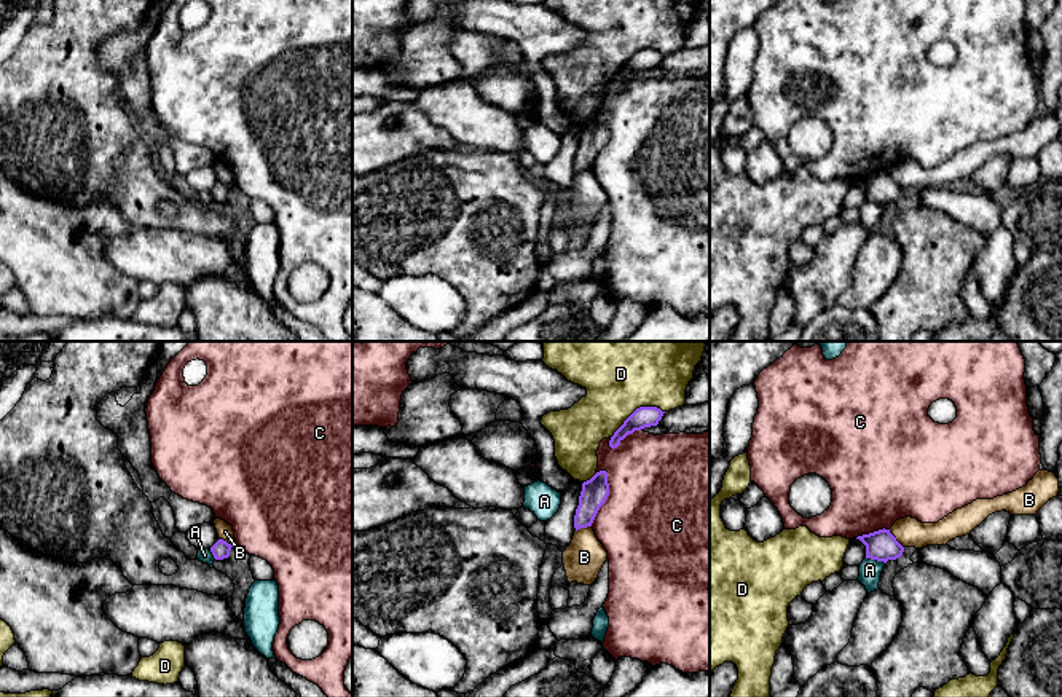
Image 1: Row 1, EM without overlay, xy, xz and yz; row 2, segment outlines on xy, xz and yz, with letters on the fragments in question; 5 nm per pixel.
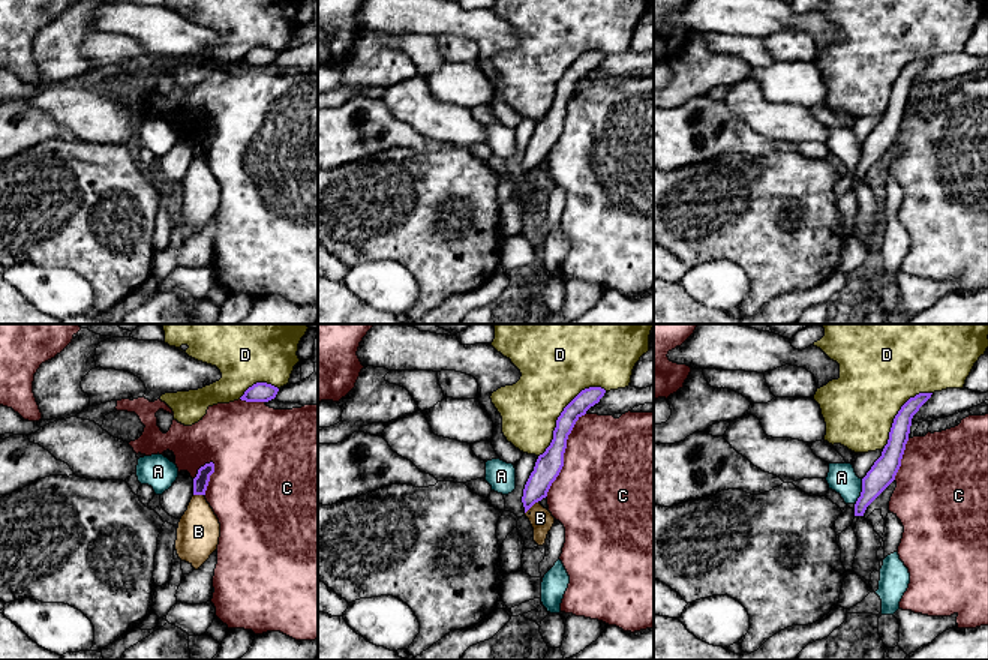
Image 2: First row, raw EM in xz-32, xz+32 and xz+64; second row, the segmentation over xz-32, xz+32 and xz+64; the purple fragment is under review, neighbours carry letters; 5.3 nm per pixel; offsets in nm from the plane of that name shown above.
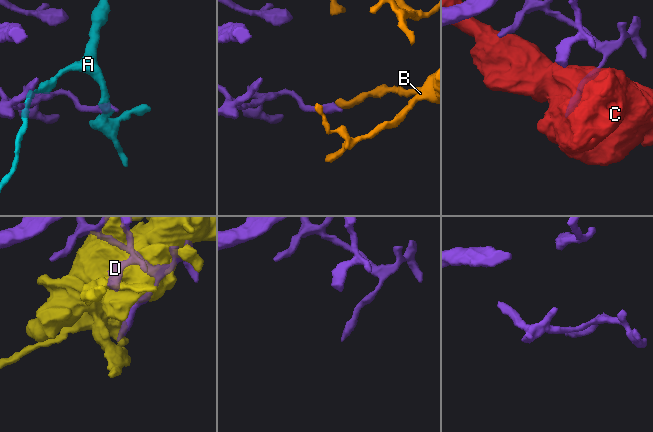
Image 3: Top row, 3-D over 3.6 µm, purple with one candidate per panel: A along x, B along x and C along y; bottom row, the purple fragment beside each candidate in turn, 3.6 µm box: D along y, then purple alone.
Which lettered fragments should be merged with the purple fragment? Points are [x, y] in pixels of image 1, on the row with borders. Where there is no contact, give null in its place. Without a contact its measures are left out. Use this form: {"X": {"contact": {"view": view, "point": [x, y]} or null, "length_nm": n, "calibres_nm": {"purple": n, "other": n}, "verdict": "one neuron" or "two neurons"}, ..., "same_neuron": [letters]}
{"A": {"contact": {"view": "yz", "point": [876, 559]}, "length_nm": 100, "calibres_nm": {"purple": 160, "other": 110}, "verdict": "two neurons"}, "B": {"contact": {"view": "yz", "point": [895, 539]}, "length_nm": 120, "calibres_nm": {"purple": 160, "other": 150}, "verdict": "two neurons"}, "C": {"contact": {"view": "xz", "point": [606, 498]}, "length_nm": 300, "calibres_nm": {"purple": 140, "other": 500}, "verdict": "two neurons"}, "D": {"contact": {"view": "xz", "point": [635, 410]}, "length_nm": 300, "calibres_nm": {"purple": 110, "other": 480}, "verdict": "two neurons"}, "same_neuron": []}

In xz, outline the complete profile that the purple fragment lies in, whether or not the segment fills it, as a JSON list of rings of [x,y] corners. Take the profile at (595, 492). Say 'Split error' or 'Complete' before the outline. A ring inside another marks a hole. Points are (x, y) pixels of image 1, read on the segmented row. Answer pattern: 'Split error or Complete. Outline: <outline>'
Complete. Outline: [[[600,471],[590,480],[582,483],[579,496],[579,506],[574,515],[576,531],[580,528],[592,526],[600,507],[609,496],[608,472]]]

